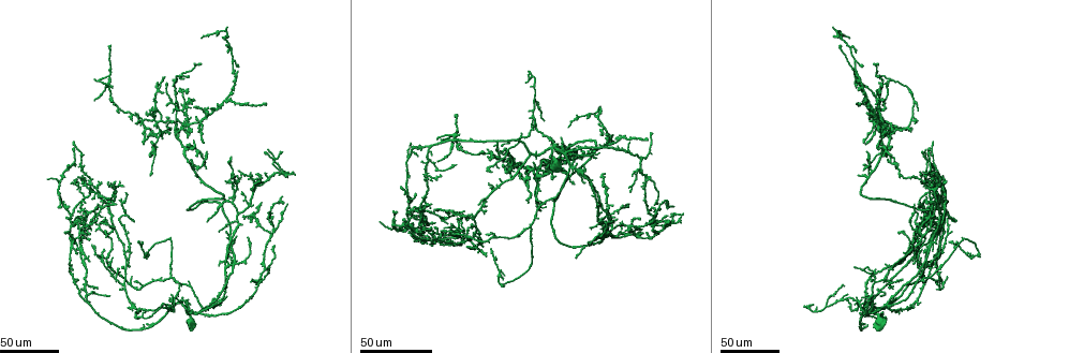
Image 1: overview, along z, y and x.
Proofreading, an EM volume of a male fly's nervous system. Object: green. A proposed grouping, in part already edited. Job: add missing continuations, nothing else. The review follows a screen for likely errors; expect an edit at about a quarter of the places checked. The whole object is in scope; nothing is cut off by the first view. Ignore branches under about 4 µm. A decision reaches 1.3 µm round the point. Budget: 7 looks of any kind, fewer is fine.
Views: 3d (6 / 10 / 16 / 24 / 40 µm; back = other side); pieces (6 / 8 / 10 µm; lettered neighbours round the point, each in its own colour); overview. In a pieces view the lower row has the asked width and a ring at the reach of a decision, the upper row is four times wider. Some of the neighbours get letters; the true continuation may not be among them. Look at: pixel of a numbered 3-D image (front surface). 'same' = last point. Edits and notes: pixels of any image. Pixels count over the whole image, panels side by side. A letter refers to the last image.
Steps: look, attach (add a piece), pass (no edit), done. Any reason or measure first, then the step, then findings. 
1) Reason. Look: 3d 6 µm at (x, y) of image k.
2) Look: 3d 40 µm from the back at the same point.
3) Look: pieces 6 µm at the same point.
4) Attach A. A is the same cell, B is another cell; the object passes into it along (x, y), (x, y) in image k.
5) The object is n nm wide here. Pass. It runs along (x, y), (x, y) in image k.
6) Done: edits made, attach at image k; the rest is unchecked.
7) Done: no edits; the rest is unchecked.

Branch stops here. Look: 3d 24 µm at (888, 87) of image 1.

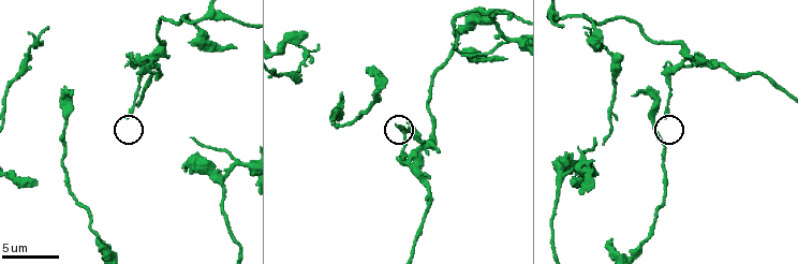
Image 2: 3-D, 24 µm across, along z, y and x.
What lies round it. Look: pieces 6 µm at (127, 117) of image 2.

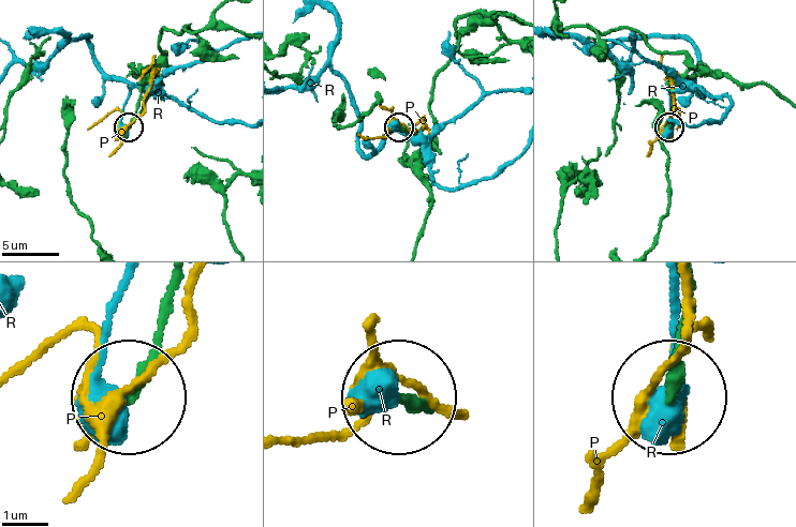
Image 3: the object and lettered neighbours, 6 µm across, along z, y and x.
Pass. P and R are other cells; it runs along (784, 100), (762, 84), (692, 69), (676, 86), (669, 125) in image 3; none of them fits.

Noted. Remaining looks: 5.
End of a long branch. Look: 3d 24 µm at (465, 211) of image 1.

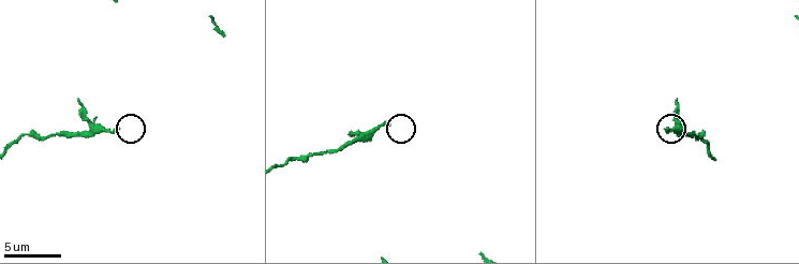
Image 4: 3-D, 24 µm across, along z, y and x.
Look: pieces 6 µm at (388, 126) of image 4.

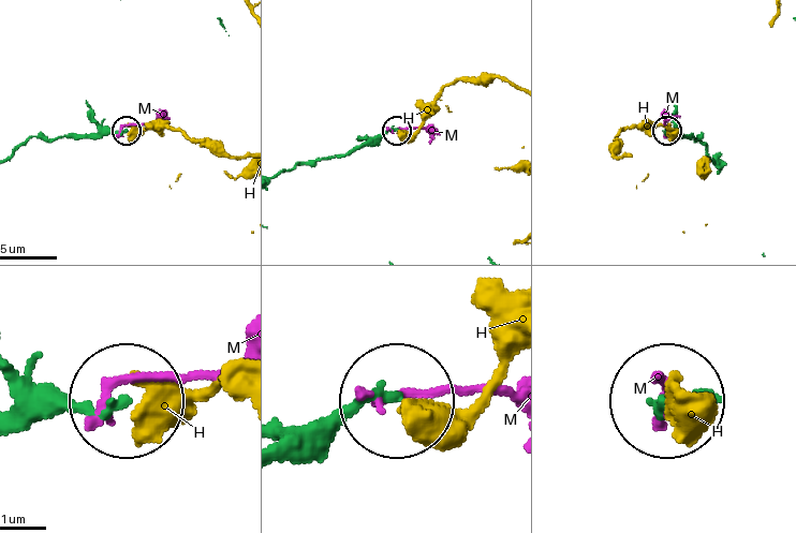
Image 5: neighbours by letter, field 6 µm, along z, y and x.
The object is 190 nm wide here. Pass. H and M are other cells; no lettered piece goes on from it.

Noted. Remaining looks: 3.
Branch stops here. Look: 3d 40 µm at (218, 229) of image 1.

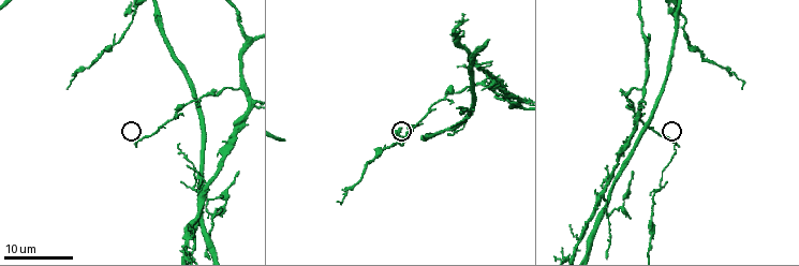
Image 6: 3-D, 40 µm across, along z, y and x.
Look: pieces 10 µm at (406, 136) of image 6.

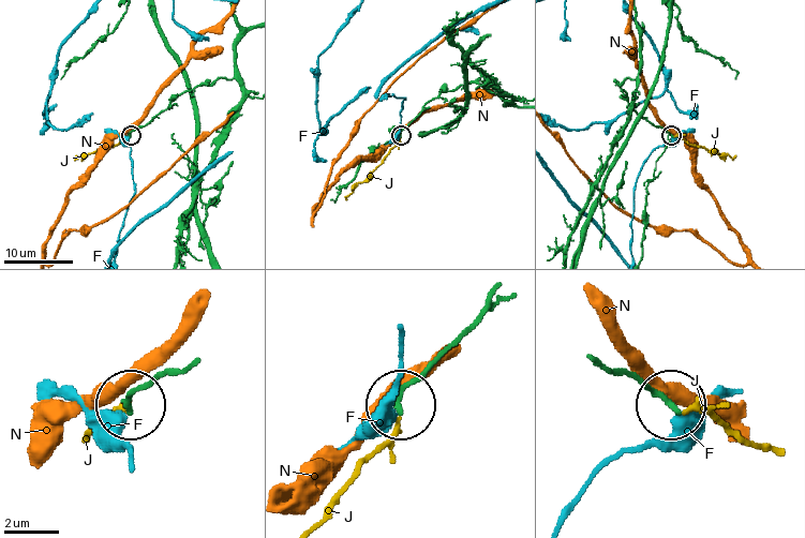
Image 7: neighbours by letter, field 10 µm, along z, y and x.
Attach J. J is the same cell, F and N are other cells; the object passes into it along (608, 367), (772, 445) in image 7; the cell continues.

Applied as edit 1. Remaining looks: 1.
Done: edits made, attach at image 7; the rest is unchecked.

